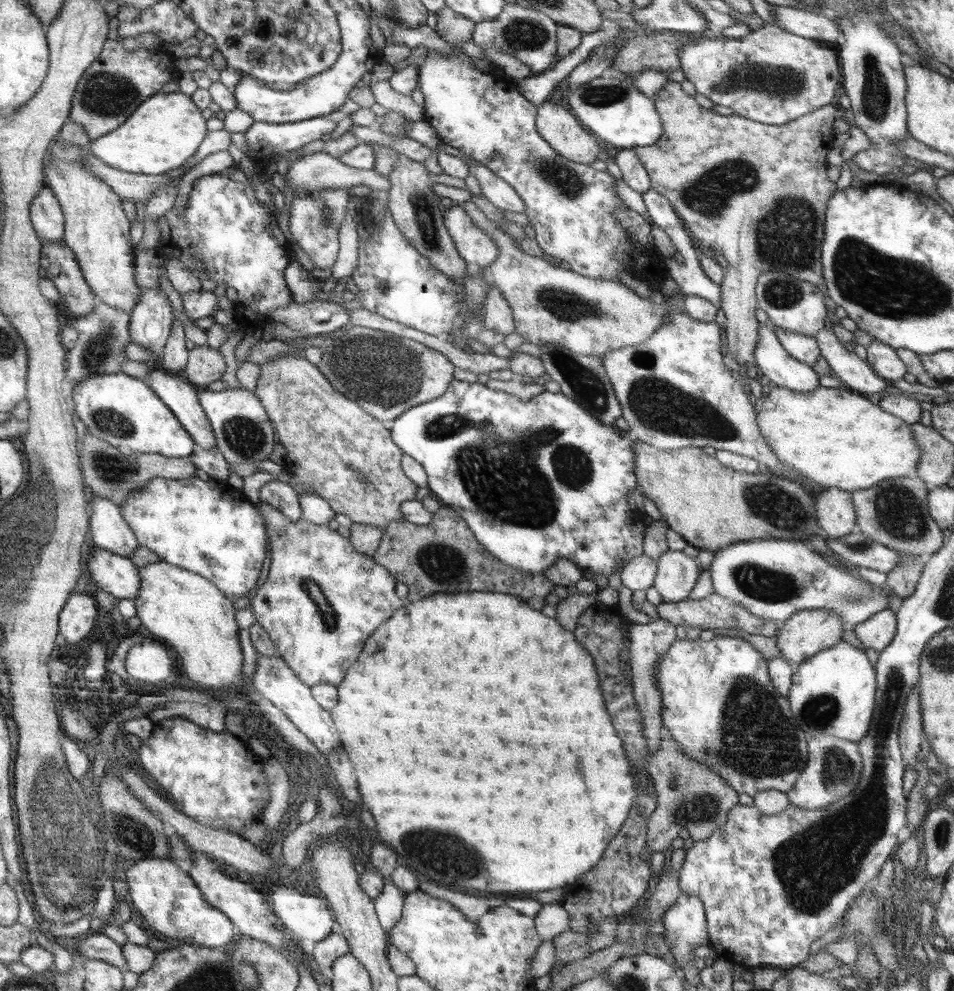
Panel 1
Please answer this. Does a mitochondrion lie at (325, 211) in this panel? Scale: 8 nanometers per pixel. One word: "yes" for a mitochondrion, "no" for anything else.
yes

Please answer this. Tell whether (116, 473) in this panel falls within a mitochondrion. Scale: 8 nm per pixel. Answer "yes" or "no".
yes

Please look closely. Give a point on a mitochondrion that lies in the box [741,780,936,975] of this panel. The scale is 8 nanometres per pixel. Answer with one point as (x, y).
(862, 919)

